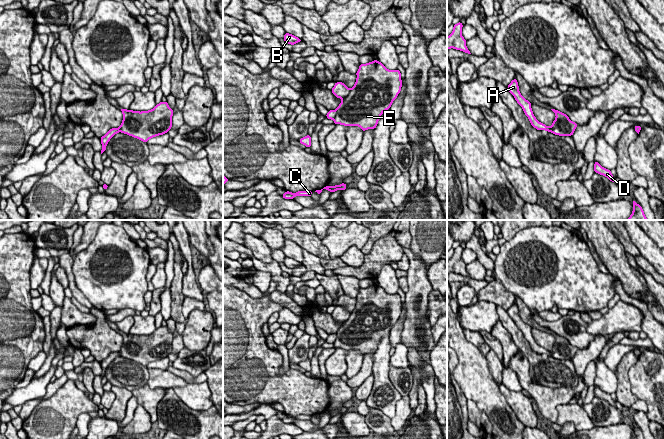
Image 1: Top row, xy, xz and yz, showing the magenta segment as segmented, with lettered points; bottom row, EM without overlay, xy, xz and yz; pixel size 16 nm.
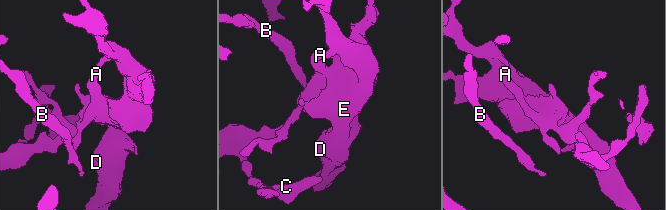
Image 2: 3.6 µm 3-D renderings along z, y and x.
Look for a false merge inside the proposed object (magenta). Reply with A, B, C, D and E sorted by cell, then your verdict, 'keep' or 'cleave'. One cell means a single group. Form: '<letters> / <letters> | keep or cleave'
A B C / D E | cleave

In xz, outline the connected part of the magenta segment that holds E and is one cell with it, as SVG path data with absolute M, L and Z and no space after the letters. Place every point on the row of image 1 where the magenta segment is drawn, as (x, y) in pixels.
M376 59L360 64L357 79L349 94L337 107L334 124L359 126L362 131L375 129L382 113L390 109L401 91L398 69L388 70Z

